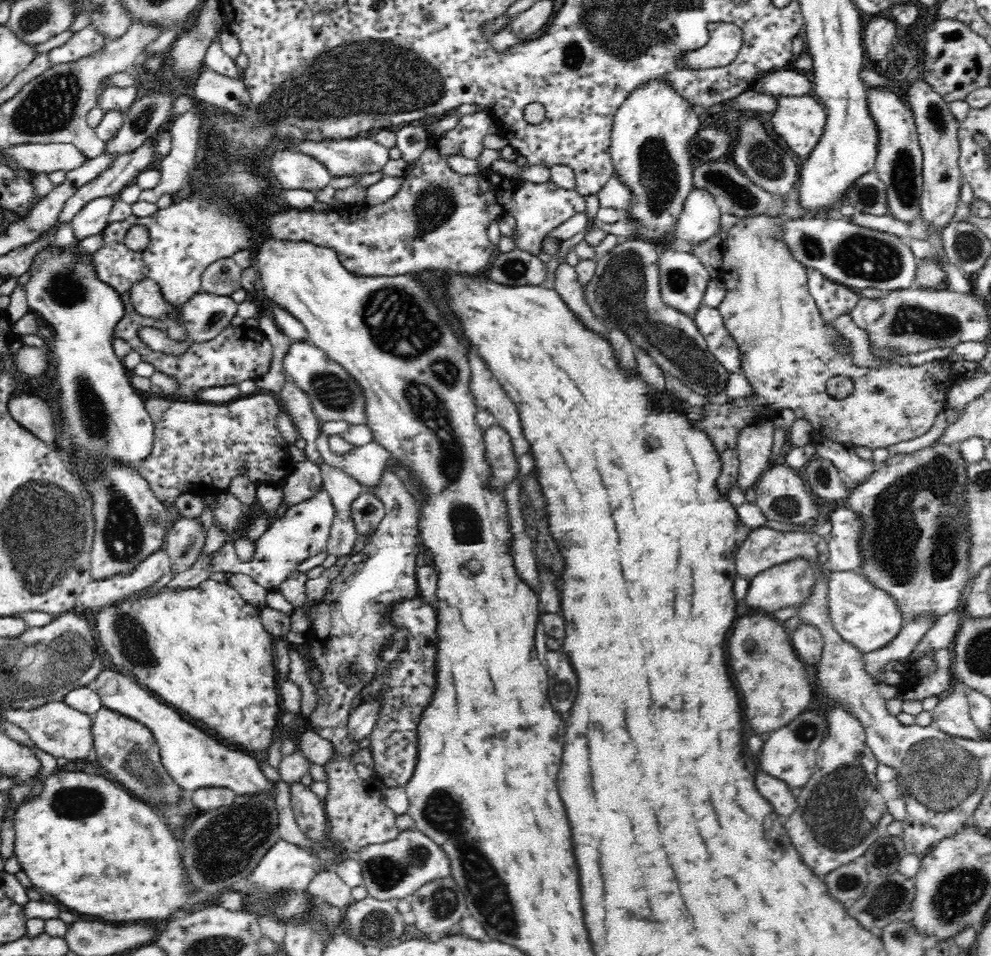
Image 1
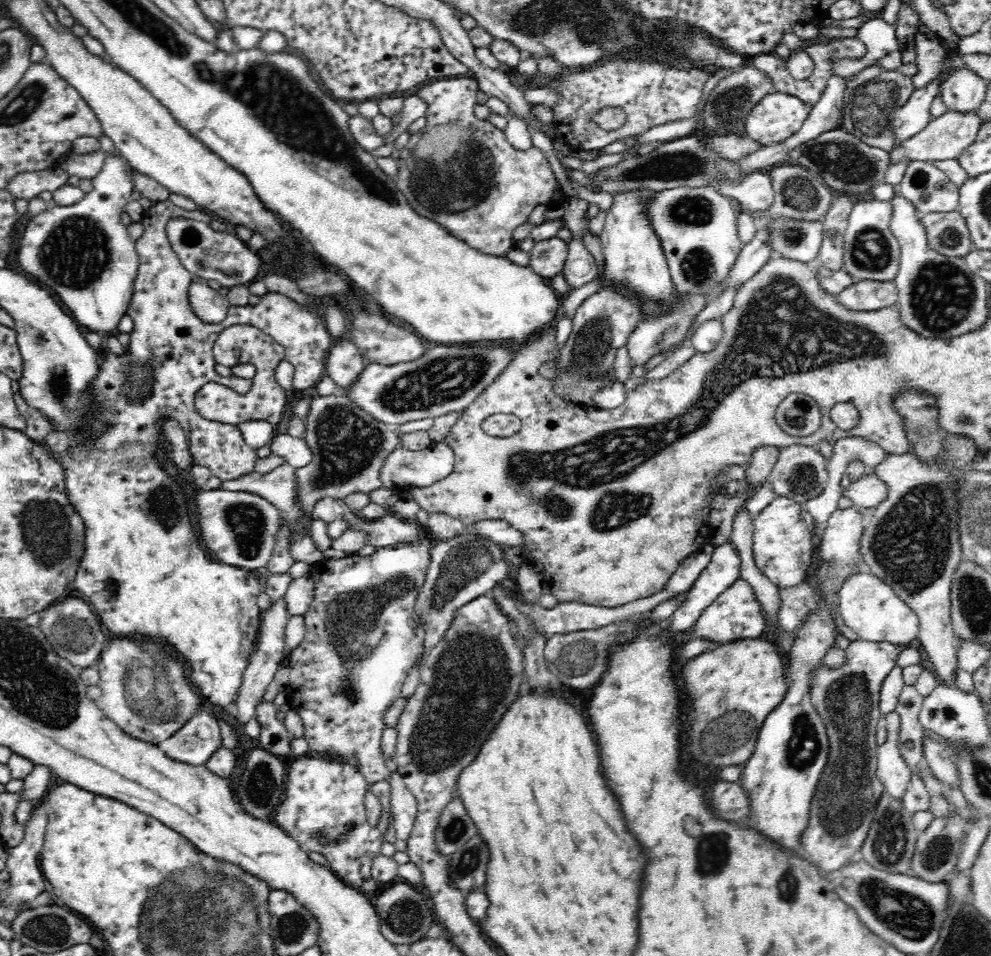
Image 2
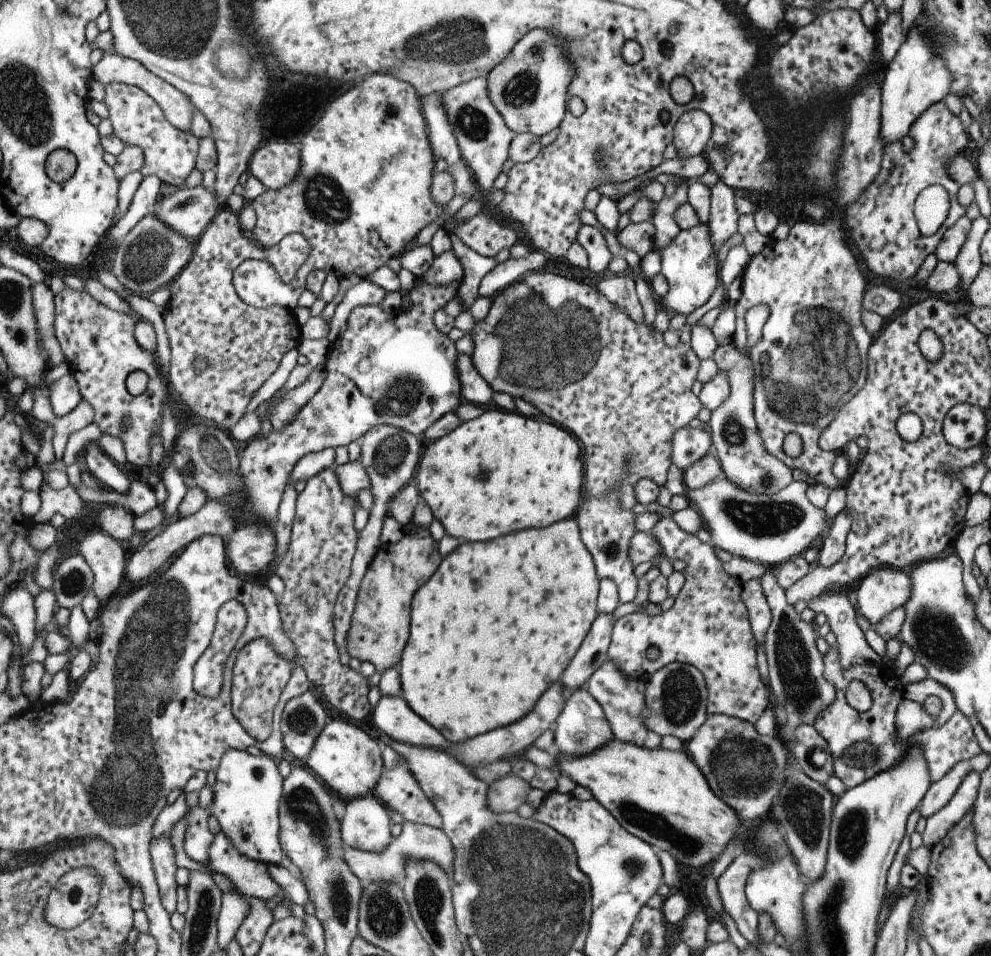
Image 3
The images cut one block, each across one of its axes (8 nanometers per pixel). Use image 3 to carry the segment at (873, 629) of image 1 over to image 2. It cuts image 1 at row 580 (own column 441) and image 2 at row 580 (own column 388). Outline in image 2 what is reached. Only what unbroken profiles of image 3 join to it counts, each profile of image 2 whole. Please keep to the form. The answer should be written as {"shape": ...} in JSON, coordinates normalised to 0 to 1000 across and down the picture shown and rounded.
{"shape":[[[862,600],[858,609],[850,615],[848,623],[850,649],[866,663],[870,672],[896,672],[904,678],[916,678],[918,672],[928,665],[930,649],[926,646],[926,640],[896,611],[892,611],[890,605],[880,600]]]}

